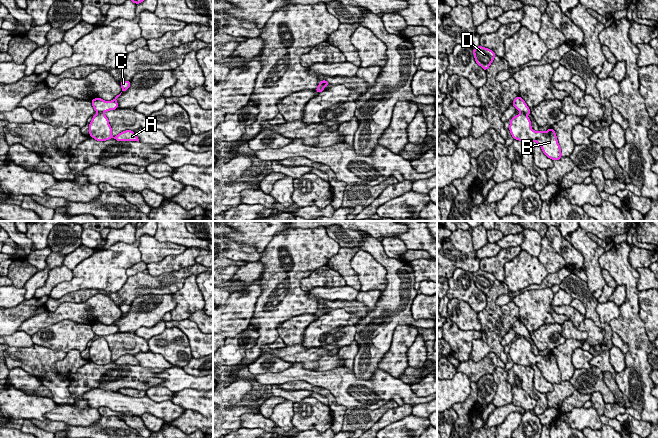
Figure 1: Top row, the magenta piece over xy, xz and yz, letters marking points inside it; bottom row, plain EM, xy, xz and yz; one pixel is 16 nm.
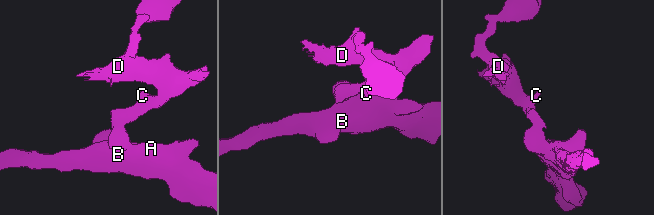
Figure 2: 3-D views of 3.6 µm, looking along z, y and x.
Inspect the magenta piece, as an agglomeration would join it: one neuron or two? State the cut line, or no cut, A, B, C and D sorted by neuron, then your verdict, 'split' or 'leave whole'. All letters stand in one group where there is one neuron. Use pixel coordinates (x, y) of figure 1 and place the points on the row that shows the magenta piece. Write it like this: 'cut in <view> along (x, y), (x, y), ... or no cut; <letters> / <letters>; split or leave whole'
cut in yz along (521, 112), (526, 115); A B / C D; split

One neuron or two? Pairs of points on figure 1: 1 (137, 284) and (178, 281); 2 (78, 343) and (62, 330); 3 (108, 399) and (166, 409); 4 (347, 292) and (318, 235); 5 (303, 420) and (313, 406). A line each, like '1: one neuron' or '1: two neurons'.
1: one neuron
2: one neuron
3: one neuron
4: two neurons
5: one neuron

